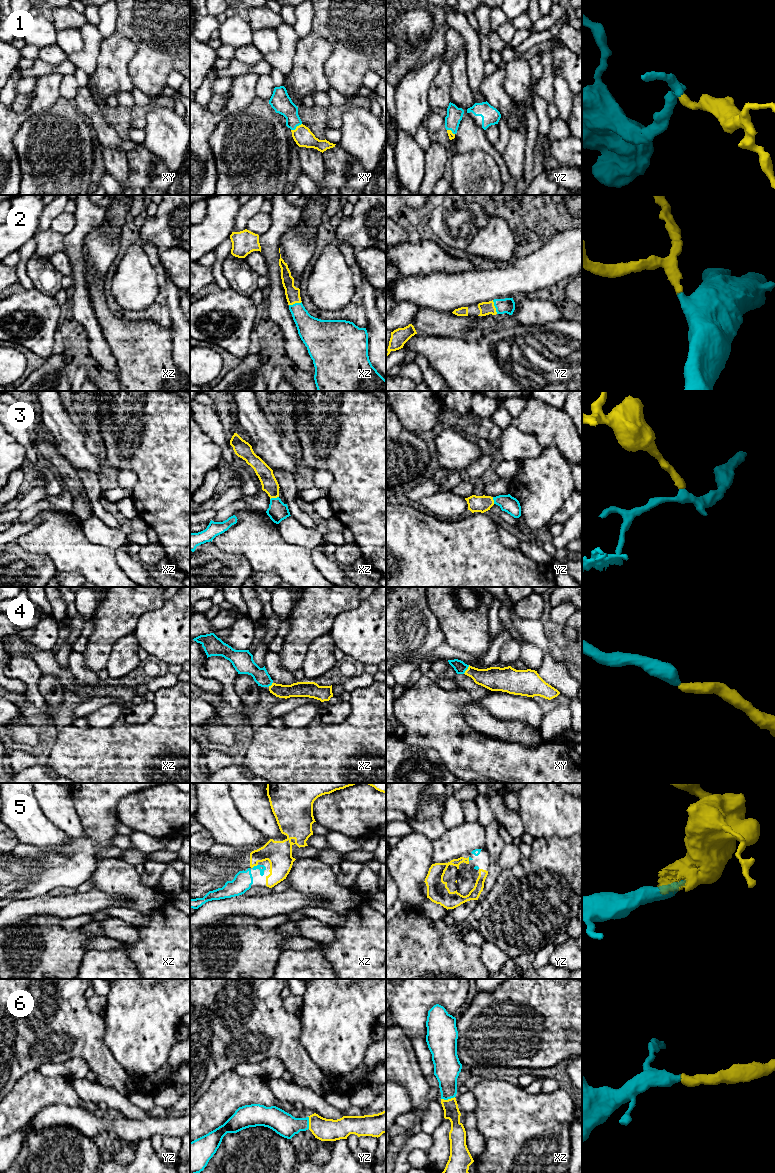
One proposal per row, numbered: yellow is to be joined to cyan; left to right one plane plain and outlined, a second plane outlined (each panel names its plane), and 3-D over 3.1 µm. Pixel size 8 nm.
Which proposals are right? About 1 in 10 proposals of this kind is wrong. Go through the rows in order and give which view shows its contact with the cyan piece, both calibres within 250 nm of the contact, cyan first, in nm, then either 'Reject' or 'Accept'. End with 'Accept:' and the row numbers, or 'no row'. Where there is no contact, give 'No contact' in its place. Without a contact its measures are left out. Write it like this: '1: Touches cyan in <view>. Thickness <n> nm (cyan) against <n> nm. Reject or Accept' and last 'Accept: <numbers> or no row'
1: Touches cyan in xy. Thickness 160 nm (cyan) against 150 nm. Accept
2: Touches cyan in yz. Thickness 120 nm (cyan) against 110 nm. Accept
3: Touches cyan in xz. Thickness 160 nm (cyan) against 130 nm. Accept
4: Touches cyan in xy. Thickness 100 nm (cyan) against 190 nm. Accept
5: Touches cyan in xz. Thickness 50 nm (cyan) against 200 nm. Accept
6: Touches cyan in xz. Thickness 200 nm (cyan) against 130 nm. Accept
Accept: 1, 2, 3, 4, 5, 6

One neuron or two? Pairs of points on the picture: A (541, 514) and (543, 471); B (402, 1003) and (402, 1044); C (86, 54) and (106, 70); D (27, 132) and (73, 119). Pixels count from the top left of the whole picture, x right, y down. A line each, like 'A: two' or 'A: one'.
A: one
B: two
C: two
D: one

